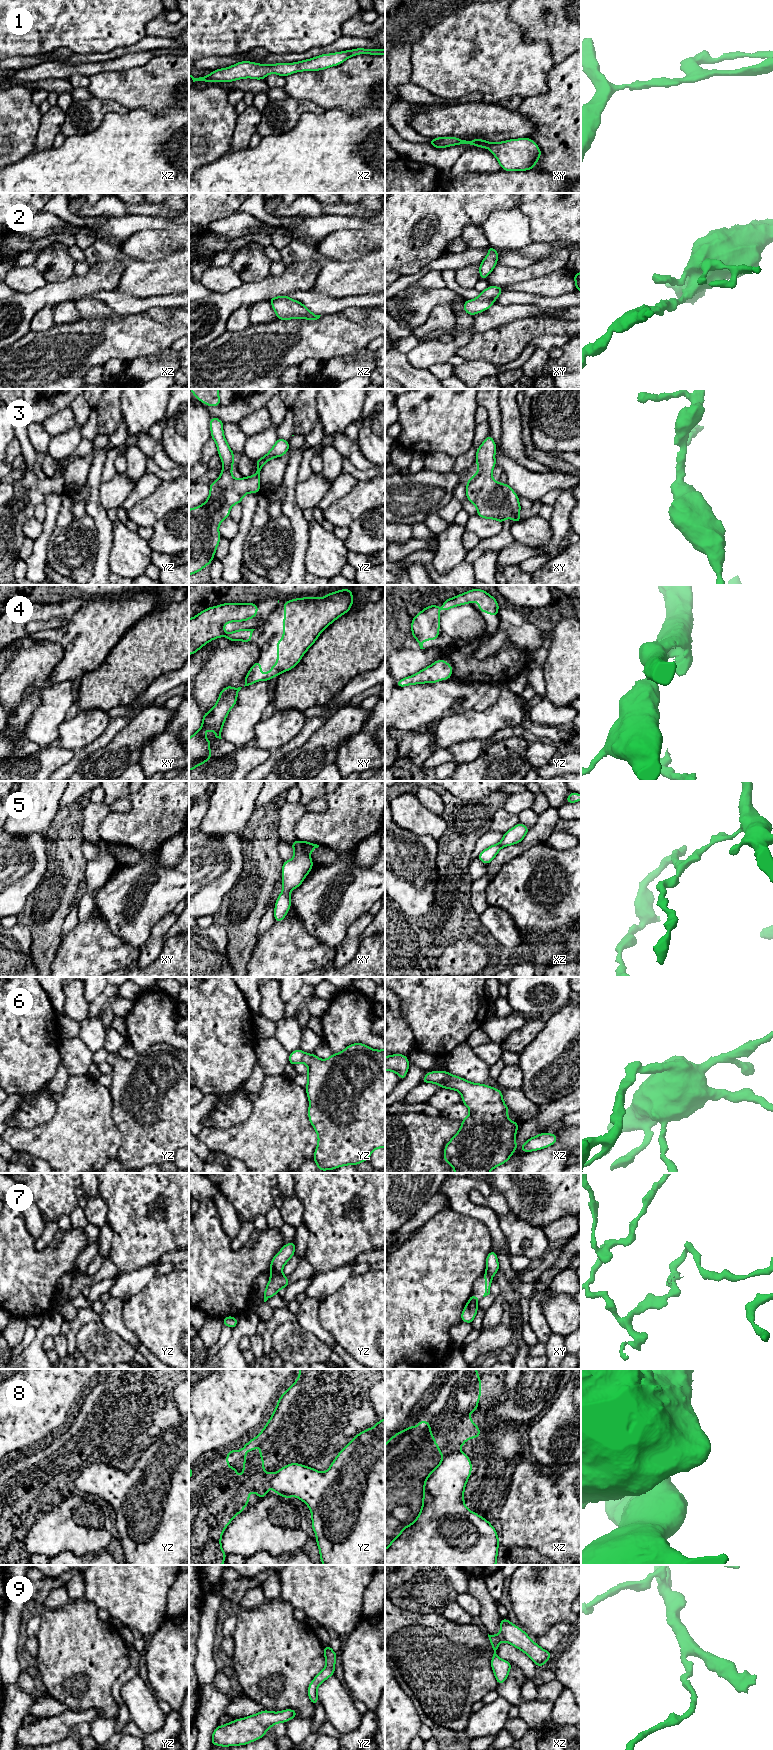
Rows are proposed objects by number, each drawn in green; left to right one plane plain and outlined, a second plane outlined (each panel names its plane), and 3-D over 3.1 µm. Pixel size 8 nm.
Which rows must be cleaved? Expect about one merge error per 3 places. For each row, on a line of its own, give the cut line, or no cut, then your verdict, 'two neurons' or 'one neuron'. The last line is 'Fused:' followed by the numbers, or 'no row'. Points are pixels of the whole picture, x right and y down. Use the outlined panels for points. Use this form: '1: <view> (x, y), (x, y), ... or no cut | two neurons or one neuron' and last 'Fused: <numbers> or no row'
1: no cut | one neuron
2: no cut | one neuron
3: no cut | one neuron
4: no cut | one neuron
5: xy (301, 841), (301, 847), (309, 857) | two neurons
6: no cut | one neuron
7: yz (281, 1272), (271, 1275) | two neurons
8: xz (457, 1450), (443, 1458) | two neurons
9: no cut | one neuron
Fused: 5, 7, 8

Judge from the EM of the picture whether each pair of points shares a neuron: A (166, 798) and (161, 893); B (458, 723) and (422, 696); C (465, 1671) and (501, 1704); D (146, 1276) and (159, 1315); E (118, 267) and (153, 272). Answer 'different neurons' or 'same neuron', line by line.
A: same neuron
B: different neurons
C: different neurons
D: different neurons
E: different neurons

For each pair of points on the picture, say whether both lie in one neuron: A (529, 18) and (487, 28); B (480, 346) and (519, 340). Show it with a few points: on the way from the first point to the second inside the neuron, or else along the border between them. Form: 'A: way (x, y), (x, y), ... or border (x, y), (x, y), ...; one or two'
A: border (508, 10), (508, 16), (527, 41); two
B: way (490, 345), (505, 343), (509, 340); one

